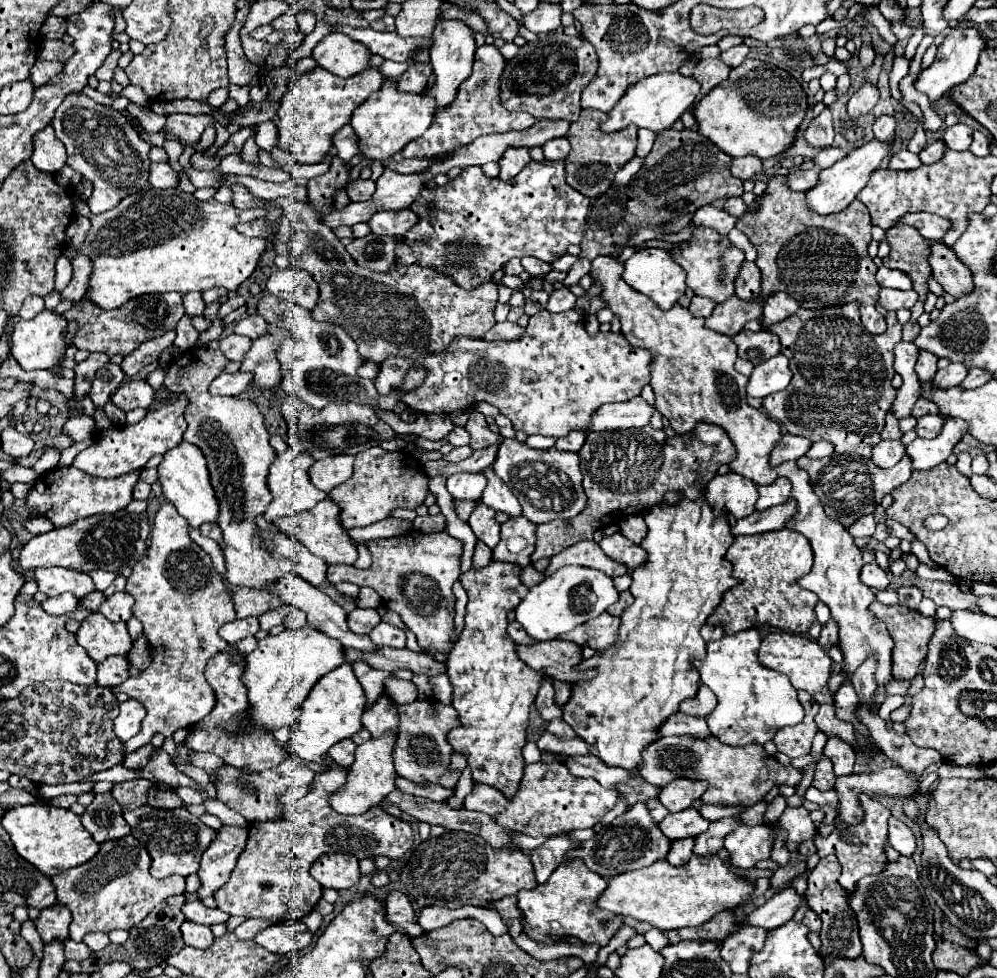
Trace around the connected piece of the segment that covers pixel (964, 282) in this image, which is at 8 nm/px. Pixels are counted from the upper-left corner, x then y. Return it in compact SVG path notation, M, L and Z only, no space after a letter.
M931 239L929 249L931 249L929 265L933 269L933 277L949 295L959 297L961 293L967 293L969 289L973 289L969 269L957 259L951 247Z

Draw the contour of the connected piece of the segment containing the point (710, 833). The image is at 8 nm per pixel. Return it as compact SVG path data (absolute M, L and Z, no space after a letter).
M725 817L725 819L713 821L709 825L709 829L695 839L693 853L697 857L711 857L711 855L715 855L719 849L723 849L725 835L731 833L733 829L737 829L739 825L741 825L741 821L737 817Z

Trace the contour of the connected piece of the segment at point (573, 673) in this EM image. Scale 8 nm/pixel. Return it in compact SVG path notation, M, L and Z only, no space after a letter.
M553 639L553 641L541 641L529 647L517 647L519 657L533 669L545 671L547 677L551 679L561 679L561 681L587 681L597 675L597 669L587 669L587 671L577 671L577 665L583 661L581 655L583 647Z

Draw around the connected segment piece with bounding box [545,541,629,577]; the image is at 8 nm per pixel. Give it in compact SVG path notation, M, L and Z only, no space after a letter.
M581 541L577 545L571 545L569 549L557 553L555 557L551 557L551 563L549 563L545 575L555 573L557 569L561 569L565 565L583 565L583 567L601 569L603 573L609 573L609 577L617 577L617 575L629 573L627 565L607 557L595 541Z

